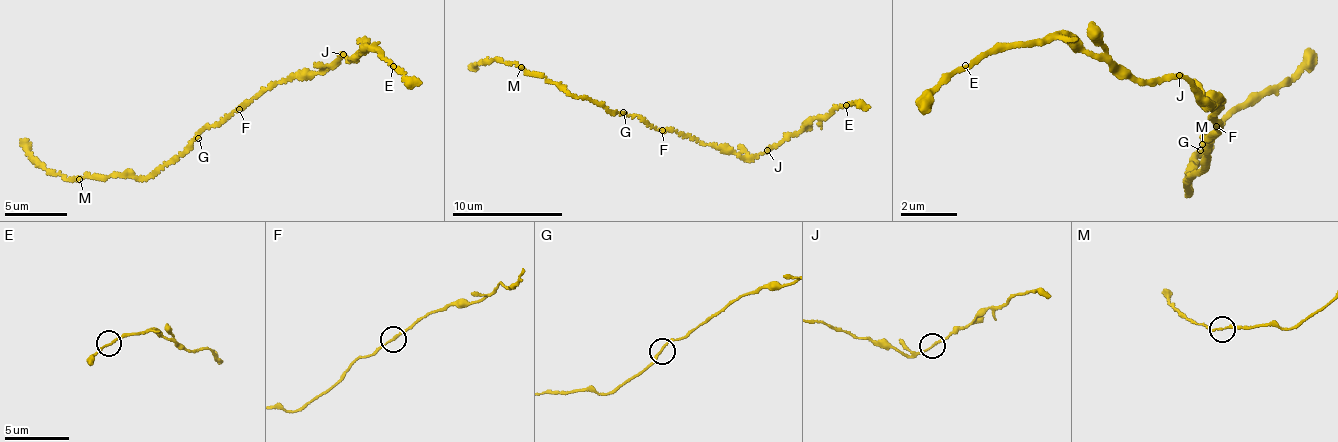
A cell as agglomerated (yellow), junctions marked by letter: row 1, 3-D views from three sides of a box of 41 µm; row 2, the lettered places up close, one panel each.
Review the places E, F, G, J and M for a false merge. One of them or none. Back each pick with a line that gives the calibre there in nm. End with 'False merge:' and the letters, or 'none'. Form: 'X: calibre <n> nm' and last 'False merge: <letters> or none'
False merge: none

